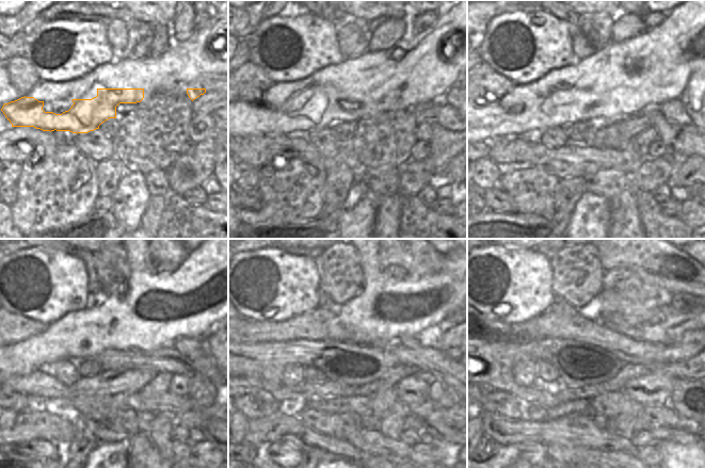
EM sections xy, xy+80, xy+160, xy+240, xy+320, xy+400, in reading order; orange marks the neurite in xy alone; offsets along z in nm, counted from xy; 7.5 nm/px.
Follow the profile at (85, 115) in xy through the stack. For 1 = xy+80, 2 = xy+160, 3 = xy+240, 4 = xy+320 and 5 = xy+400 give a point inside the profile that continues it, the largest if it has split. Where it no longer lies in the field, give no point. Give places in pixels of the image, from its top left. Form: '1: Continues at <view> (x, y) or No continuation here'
1: Continues at xy+80 (260, 117)
2: Continues at xy+160 (540, 109)
3: Continues at xy+240 (60, 343)
4: Continues at xy+320 (384, 336)
5: Continues at xy+400 (608, 338)

